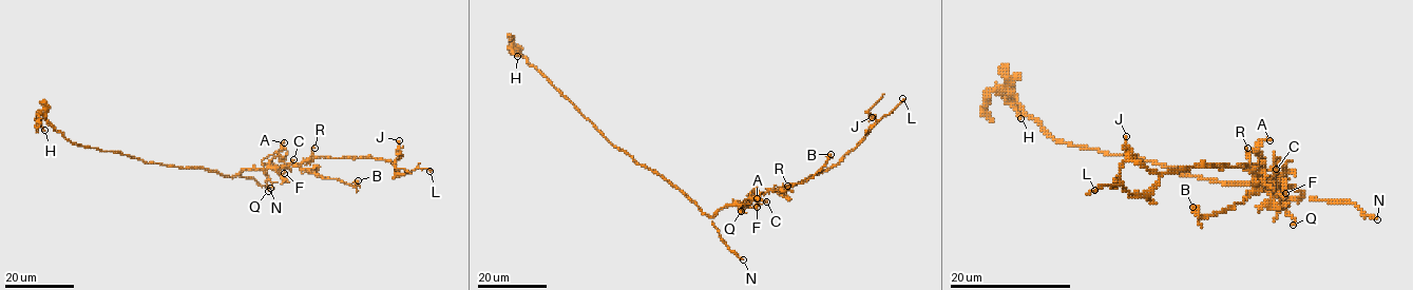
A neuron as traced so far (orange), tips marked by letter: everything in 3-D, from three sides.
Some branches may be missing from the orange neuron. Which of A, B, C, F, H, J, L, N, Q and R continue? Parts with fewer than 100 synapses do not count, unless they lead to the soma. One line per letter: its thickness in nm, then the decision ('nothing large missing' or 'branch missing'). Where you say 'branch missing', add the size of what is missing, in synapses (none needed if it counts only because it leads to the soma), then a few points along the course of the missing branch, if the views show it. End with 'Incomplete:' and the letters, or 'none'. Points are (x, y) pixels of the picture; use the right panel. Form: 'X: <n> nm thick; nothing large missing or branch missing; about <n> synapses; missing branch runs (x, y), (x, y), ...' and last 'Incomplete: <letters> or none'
A: 150 nm thick; nothing large missing
B: 650 nm thick; nothing large missing
C: 240 nm thick; nothing large missing
F: 120 nm thick; nothing large missing
H: 200 nm thick; nothing large missing
J: 130 nm thick; nothing large missing
L: 190 nm thick; nothing large missing
N: 200 nm thick; branch missing; missing branch runs (1377, 219), (1401, 225), (1391, 214), (1381, 217), (1388, 209), (1385, 206)
Q: 90 nm thick; nothing large missing
R: 140 nm thick; nothing large missing
Incomplete: N

